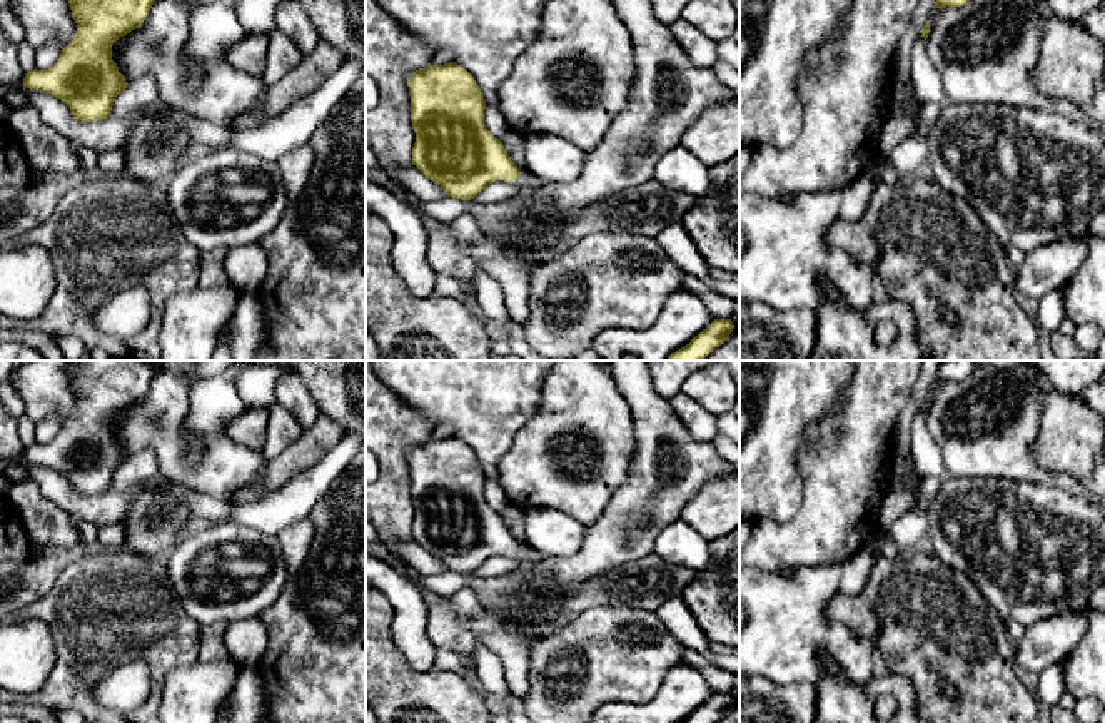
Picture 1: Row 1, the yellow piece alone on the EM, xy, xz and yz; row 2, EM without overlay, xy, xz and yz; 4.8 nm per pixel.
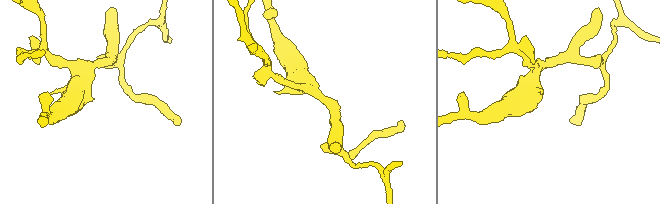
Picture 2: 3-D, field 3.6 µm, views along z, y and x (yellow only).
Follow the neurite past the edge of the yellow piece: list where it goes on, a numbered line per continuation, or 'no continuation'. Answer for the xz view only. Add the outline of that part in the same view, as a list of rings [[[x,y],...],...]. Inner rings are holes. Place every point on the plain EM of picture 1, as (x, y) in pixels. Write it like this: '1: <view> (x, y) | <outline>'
1: xz (526, 551) | [[[524,543],[517,549],[516,556],[521,558],[521,559],[526,559],[527,563],[537,563],[542,558],[546,558],[547,554],[544,554],[544,553],[541,553],[541,551],[534,549],[532,546],[529,546],[529,544]]]

